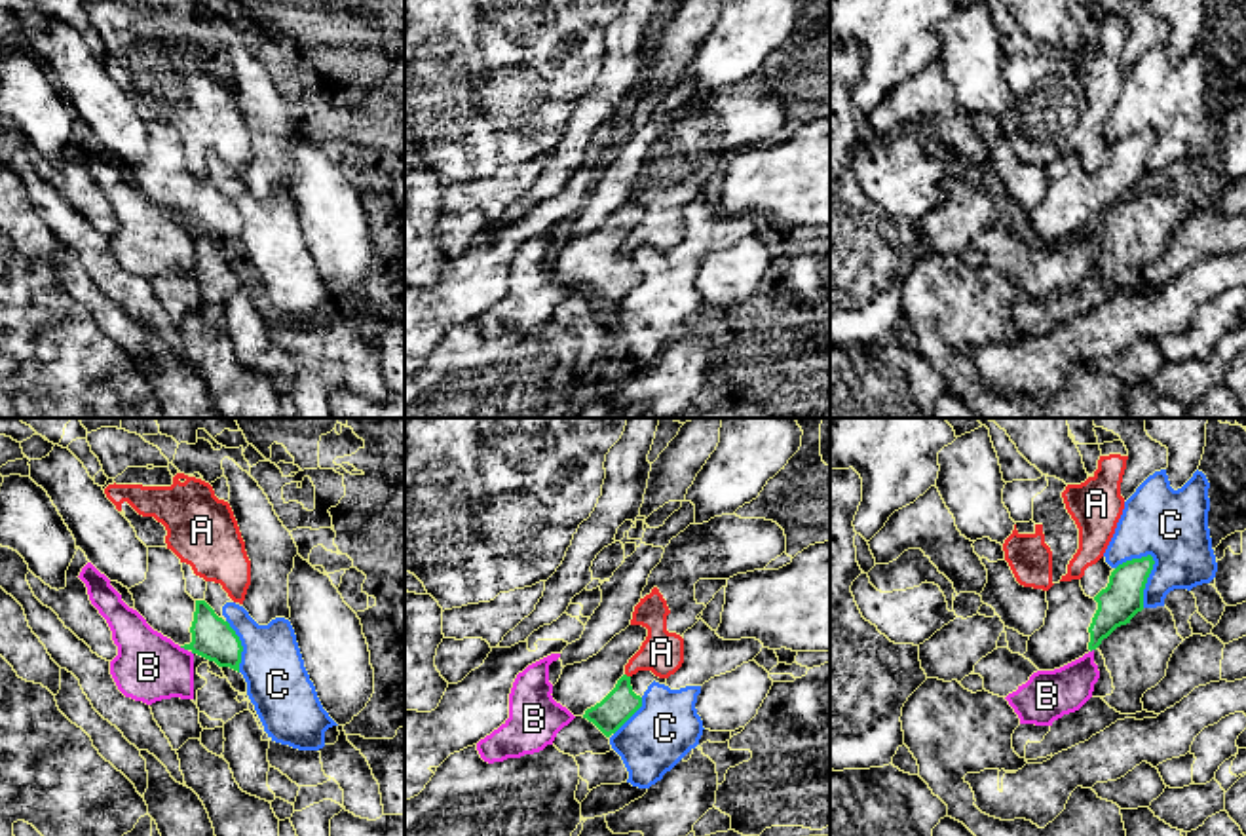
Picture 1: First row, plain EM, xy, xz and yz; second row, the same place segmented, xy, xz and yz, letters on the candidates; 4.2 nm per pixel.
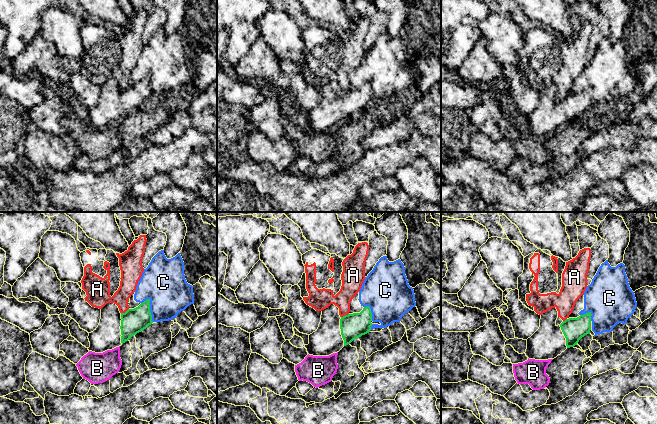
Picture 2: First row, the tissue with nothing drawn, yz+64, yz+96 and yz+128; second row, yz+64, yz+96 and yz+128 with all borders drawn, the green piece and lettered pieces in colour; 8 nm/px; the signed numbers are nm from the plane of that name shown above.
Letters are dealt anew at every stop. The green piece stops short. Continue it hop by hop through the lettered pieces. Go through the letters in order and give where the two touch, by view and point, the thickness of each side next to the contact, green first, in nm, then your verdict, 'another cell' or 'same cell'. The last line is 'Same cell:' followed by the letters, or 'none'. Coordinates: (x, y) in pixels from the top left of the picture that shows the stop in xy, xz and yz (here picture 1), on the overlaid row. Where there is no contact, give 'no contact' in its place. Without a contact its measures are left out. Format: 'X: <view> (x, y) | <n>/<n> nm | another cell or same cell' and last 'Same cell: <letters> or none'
A: xz (625, 675) | 140/180 nm | another cell
B: xy (183, 646) | 180/300 nm | another cell
C: yz (1146, 580) | 170/300 nm | another cell
Same cell: none

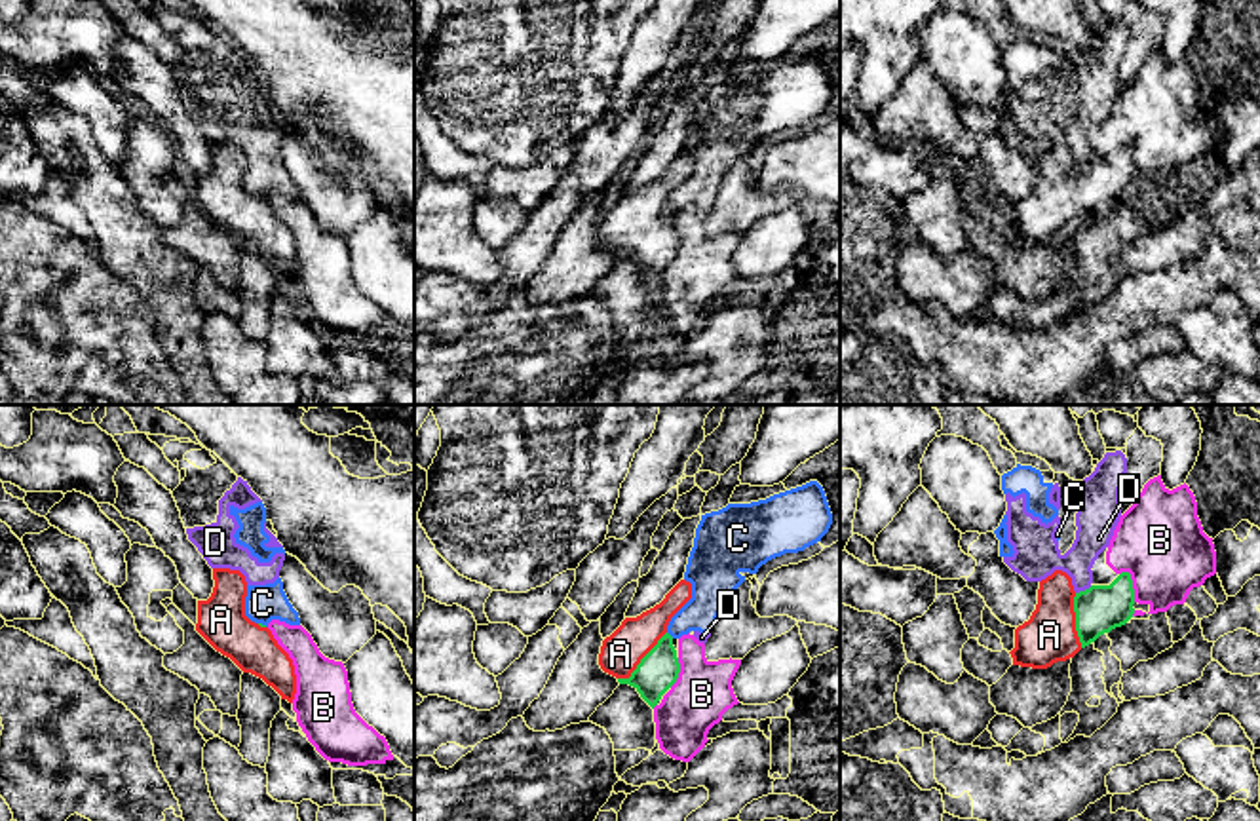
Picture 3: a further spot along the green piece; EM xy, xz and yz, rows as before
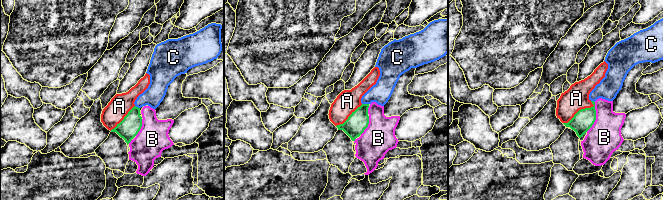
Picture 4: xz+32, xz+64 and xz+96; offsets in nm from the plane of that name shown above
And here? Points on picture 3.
A: xz (641, 660) | 170/170 nm | same cell
B: yz (1131, 584) | 200/380 nm | another cell
C: xz (669, 635) | 170/160 nm | another cell
D: yz (1086, 590) | 200/190 nm | another cell
Same cell: A

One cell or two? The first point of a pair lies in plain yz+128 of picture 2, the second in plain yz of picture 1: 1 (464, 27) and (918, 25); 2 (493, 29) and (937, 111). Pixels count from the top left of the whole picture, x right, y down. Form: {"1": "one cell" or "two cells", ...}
{"1": "one cell", "2": "two cells"}

